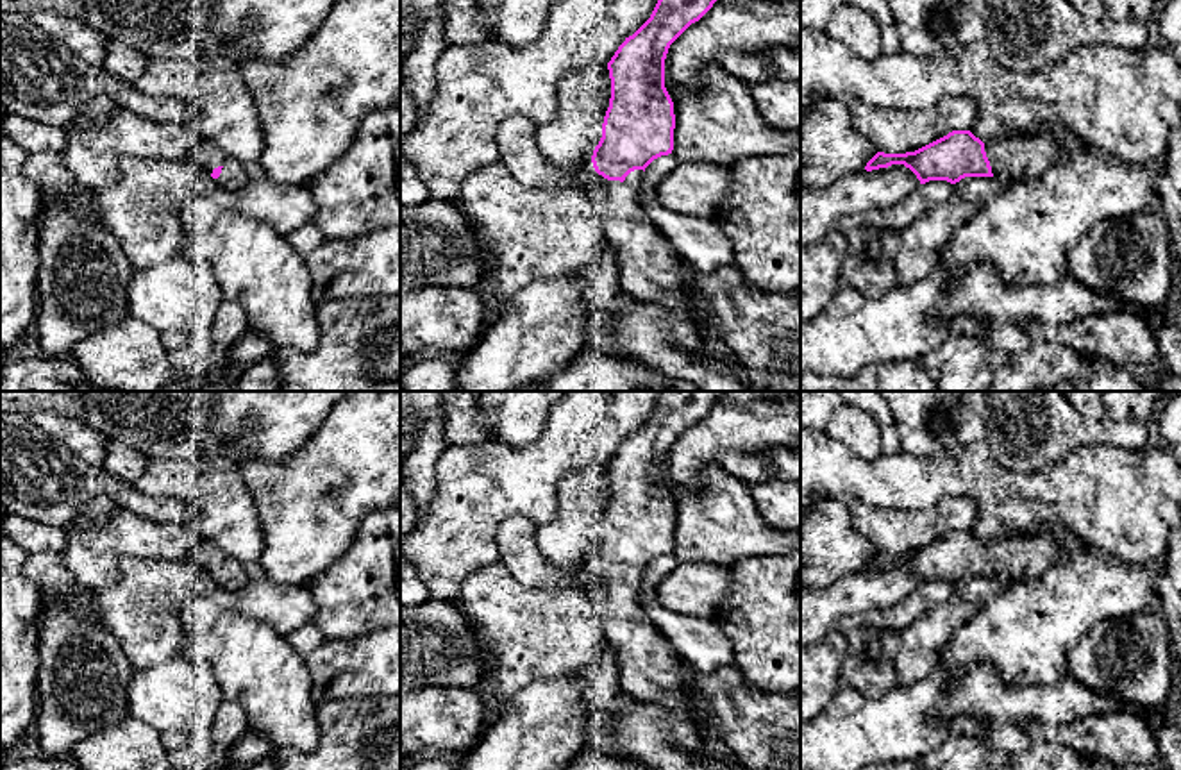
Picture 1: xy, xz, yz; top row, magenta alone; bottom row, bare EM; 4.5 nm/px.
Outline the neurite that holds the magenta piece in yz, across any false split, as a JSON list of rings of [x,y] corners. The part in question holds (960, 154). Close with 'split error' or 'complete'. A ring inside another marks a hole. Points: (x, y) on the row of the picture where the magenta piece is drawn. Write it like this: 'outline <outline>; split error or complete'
outline [[[952,130],[915,152],[877,152],[865,170],[904,164],[917,175],[920,184],[929,180],[956,184],[965,177],[993,177],[999,184],[1011,184],[1036,179],[1074,154],[1074,150],[1063,148],[1045,132],[984,145],[970,130]]]; split error

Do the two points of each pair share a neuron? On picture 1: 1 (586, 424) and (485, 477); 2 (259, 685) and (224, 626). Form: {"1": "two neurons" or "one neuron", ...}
{"1": "one neuron", "2": "one neuron"}

